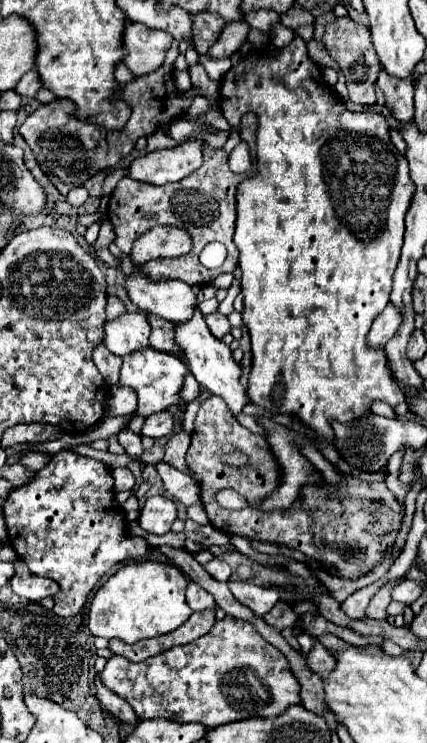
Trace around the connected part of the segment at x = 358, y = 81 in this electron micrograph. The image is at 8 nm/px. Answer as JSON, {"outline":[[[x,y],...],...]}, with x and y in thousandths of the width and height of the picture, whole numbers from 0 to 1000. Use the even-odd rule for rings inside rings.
{"outline":[[[817,22],[785,24],[775,32],[766,32],[756,57],[761,57],[761,65],[770,67],[770,73],[785,78],[785,83],[799,89],[808,105],[813,105],[817,132],[827,137],[874,143],[878,140],[878,110],[883,110],[888,97],[892,97],[892,86],[888,86],[888,78],[878,75],[878,67],[869,65],[864,38],[827,30]]]}

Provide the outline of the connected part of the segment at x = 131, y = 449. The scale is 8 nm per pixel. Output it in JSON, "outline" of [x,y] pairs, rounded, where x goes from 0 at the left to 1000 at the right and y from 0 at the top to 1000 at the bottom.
{"outline":[[[288,579],[279,581],[279,598],[293,603],[293,608],[311,616],[326,616],[335,611],[335,598],[330,598],[330,587],[311,584],[307,579]]]}

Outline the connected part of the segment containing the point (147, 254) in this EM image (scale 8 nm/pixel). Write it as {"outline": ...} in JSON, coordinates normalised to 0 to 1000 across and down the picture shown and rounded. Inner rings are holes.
{"outline":[[[363,304],[311,326],[307,353],[330,358],[358,347],[415,347],[438,342],[447,331],[447,318],[433,310],[405,304]]]}

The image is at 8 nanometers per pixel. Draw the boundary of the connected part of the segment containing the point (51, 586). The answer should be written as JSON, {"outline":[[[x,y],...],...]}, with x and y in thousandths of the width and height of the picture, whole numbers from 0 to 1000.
{"outline":[[[35,754],[35,775],[26,778],[26,791],[40,802],[63,805],[73,810],[91,810],[96,805],[110,802],[129,802],[129,797],[138,797],[138,789],[124,781],[101,781],[91,775],[73,775],[73,770],[63,770],[63,759],[54,759],[54,754]]]}

